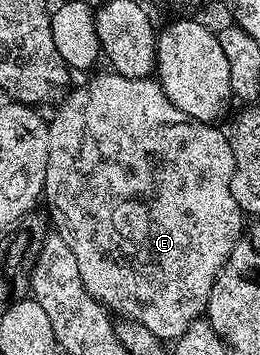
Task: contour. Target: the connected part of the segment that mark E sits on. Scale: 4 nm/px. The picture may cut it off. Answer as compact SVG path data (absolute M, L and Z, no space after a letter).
M113 71L105 72L95 72L93 74L95 77L91 81L84 82L79 89L71 88L65 94L61 104L57 106L58 114L52 119L49 118L50 134L48 135L44 201L50 204L48 213L53 218L53 228L66 240L68 247L72 247L72 255L76 255L76 267L80 267L80 279L95 300L109 307L115 314L122 313L118 315L148 327L152 335L163 339L169 339L169 337L177 339L184 335L185 329L193 320L205 314L212 283L220 267L224 267L232 247L244 233L244 225L242 229L244 214L232 195L232 171L234 170L232 147L228 143L225 132L217 124L197 121L177 109L168 99L168 95L164 95L157 80L150 77L132 79Z

